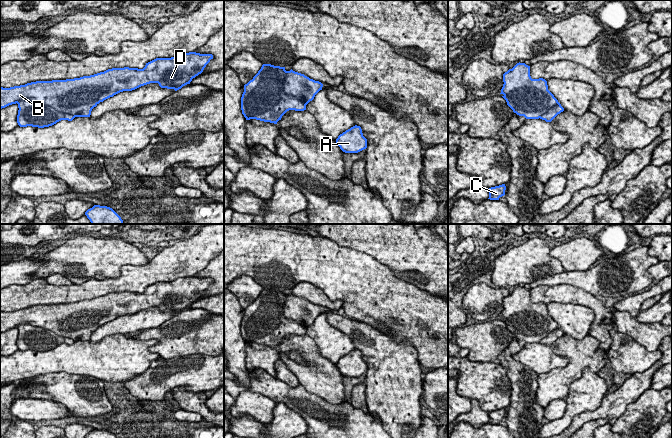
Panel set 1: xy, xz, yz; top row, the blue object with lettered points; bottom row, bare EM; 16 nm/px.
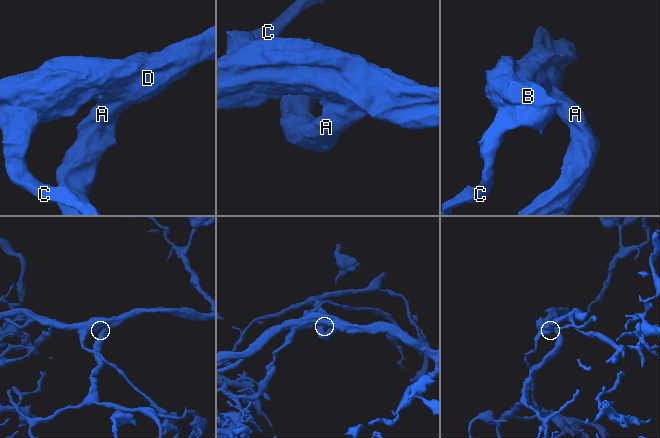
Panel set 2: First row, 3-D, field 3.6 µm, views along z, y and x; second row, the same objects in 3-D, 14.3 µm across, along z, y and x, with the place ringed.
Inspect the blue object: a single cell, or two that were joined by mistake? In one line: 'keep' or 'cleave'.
cleave

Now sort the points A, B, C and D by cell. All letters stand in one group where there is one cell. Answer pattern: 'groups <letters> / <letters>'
groups A B D / C

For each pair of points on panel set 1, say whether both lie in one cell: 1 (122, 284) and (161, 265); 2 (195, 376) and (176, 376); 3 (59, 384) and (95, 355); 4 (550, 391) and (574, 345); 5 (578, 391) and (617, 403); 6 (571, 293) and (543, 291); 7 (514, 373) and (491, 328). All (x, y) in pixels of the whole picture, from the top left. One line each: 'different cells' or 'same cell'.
1: same cell
2: same cell
3: different cells
4: same cell
5: different cells
6: same cell
7: different cells

